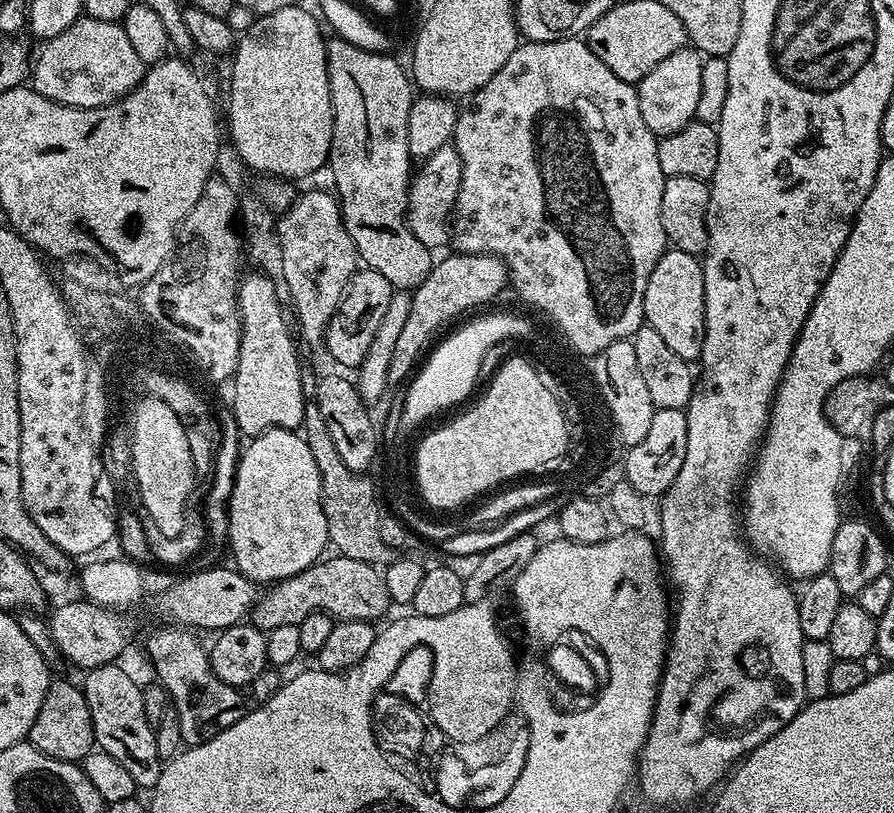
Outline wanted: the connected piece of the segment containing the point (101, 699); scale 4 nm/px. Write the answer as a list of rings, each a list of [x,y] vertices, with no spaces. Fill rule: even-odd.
[[[119,663],[103,664],[97,668],[87,669],[85,680],[82,680],[82,691],[84,694],[84,703],[86,705],[86,716],[90,721],[90,732],[96,735],[99,751],[110,754],[110,758],[115,758],[119,764],[134,778],[134,782],[145,790],[155,788],[162,761],[158,754],[156,745],[156,734],[154,725],[146,718],[146,710],[142,710],[143,687],[127,672],[124,668],[119,668]]]

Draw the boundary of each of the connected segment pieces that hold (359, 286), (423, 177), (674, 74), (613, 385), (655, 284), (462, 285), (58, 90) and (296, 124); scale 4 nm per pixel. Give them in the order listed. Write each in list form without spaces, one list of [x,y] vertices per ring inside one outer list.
[[[373,268],[357,271],[352,281],[348,283],[348,290],[344,293],[334,318],[328,324],[326,349],[344,368],[355,370],[360,367],[362,358],[370,350],[370,342],[374,342],[374,334],[378,334],[378,326],[382,326],[382,318],[386,314],[386,306],[390,306],[390,298],[394,289],[382,274]]]
[[[455,143],[442,146],[415,169],[408,186],[408,228],[430,250],[449,247],[454,227],[458,186],[462,186],[462,158]]]
[[[685,46],[679,48],[674,54],[670,54],[670,58],[664,58],[658,66],[654,66],[654,70],[650,70],[650,74],[646,74],[646,78],[640,80],[636,90],[638,106],[642,106],[642,119],[646,122],[646,126],[650,126],[650,130],[656,137],[674,134],[696,120],[698,94],[702,94],[702,66],[704,61],[705,57],[695,48]]]
[[[631,339],[619,340],[606,346],[606,350],[596,353],[591,364],[590,376],[600,389],[600,397],[612,415],[616,432],[622,434],[630,446],[642,442],[650,430],[650,418],[654,418],[656,407],[650,402],[642,370],[638,370],[638,358],[634,355]]]
[[[669,247],[664,257],[654,266],[650,282],[646,282],[644,295],[644,319],[660,337],[689,362],[699,361],[706,334],[706,302],[704,301],[704,266],[697,257]]]
[[[461,252],[451,255],[445,260],[437,259],[427,278],[412,292],[410,315],[402,325],[402,331],[390,361],[389,381],[396,382],[404,379],[407,381],[410,373],[421,363],[422,357],[441,335],[440,328],[446,327],[455,316],[460,316],[471,308],[480,308],[483,304],[490,303],[504,287],[506,289],[509,287],[508,267],[498,257],[485,252],[482,254]]]
[[[83,15],[41,48],[44,49],[41,50],[40,57],[37,60],[35,57],[30,68],[30,86],[47,100],[59,104],[75,108],[106,106],[130,94],[144,80],[146,65],[142,62],[142,58],[138,58],[134,45],[130,42],[130,38],[126,38],[126,30],[120,22],[98,22],[98,18]]]
[[[286,6],[282,10],[257,15],[254,26],[239,37],[231,57],[232,89],[228,92],[227,135],[228,132],[232,135],[232,144],[246,167],[289,182],[323,169],[328,163],[332,141],[328,46],[326,36],[320,33],[321,21],[313,16],[303,6]]]

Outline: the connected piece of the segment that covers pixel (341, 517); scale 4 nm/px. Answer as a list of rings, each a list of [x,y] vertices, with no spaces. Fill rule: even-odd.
[[[314,402],[304,405],[304,423],[302,425],[304,441],[310,446],[310,454],[314,454],[314,463],[318,466],[322,494],[322,510],[326,514],[326,526],[331,547],[346,558],[358,558],[358,562],[366,562],[377,566],[393,564],[398,559],[397,549],[386,546],[382,542],[380,529],[380,500],[376,497],[376,488],[367,479],[367,475],[350,470],[346,462],[342,462],[342,454],[334,447],[334,438],[330,438],[330,430],[326,430],[326,422],[322,418],[322,410]]]

